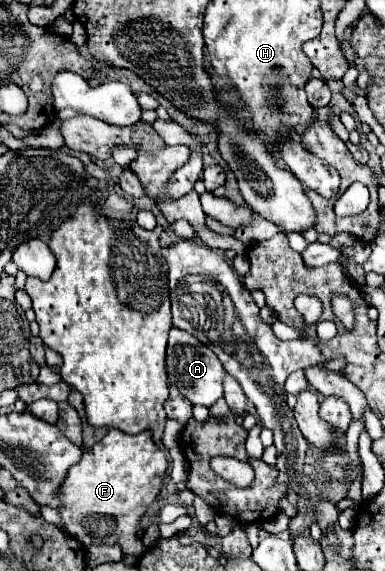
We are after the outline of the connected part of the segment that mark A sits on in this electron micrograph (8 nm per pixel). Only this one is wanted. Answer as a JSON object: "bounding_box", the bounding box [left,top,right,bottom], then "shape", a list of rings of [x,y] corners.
{"bounding_box":[167,328,227,408],"shape":[[[171,328],[169,332],[169,344],[167,344],[167,378],[169,384],[175,386],[185,400],[189,400],[193,406],[201,404],[205,408],[211,408],[221,396],[223,396],[223,378],[227,376],[223,364],[219,358],[197,338],[191,334]]]}

